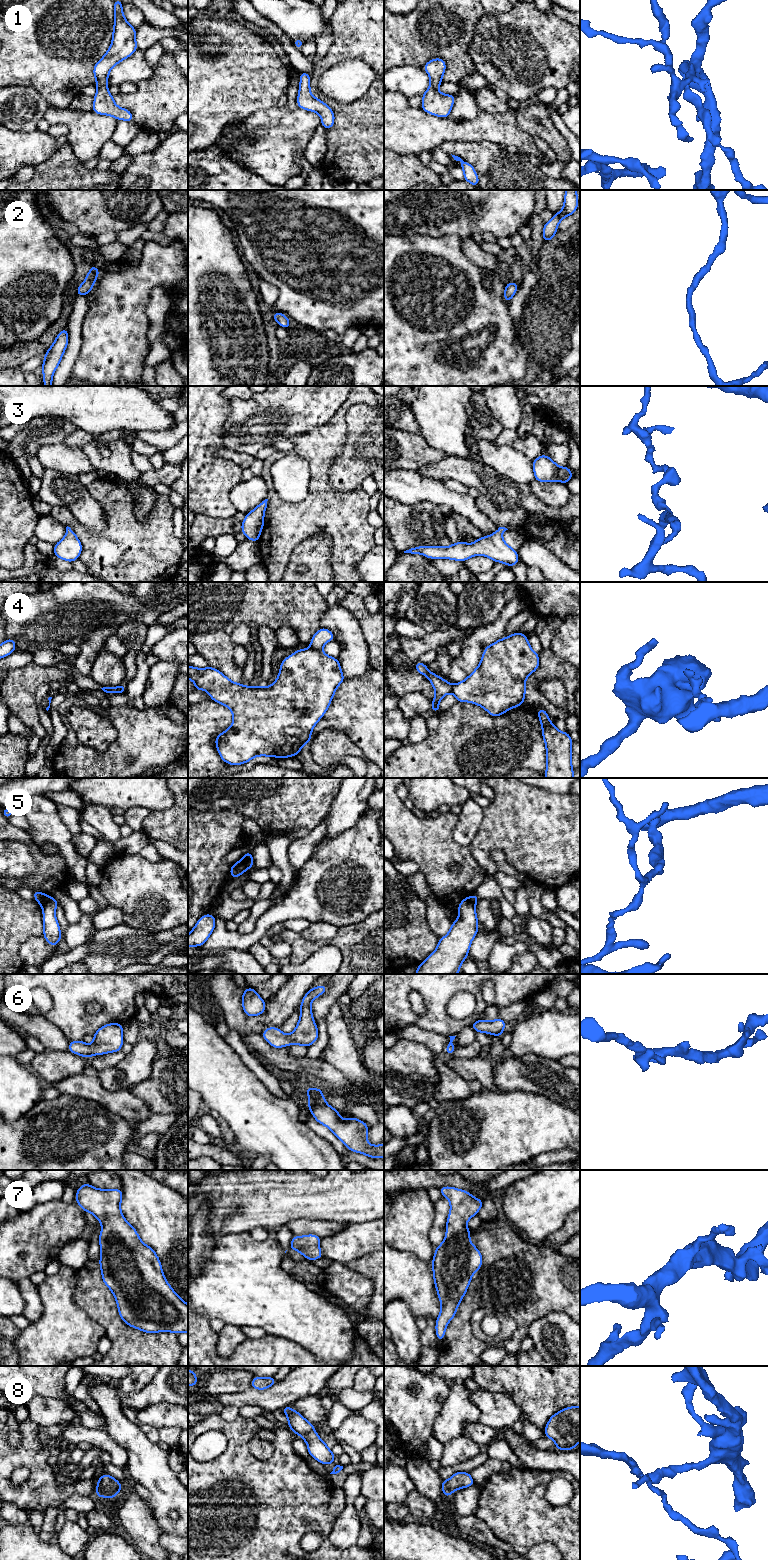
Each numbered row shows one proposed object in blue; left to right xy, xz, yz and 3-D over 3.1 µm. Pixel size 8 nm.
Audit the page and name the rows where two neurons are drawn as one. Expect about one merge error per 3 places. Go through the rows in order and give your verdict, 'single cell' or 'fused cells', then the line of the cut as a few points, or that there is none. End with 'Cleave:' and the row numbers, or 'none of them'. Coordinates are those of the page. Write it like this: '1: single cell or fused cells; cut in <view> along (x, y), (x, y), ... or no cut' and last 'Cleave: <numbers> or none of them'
1: single cell; no cut
2: single cell; no cut
3: single cell; no cut
4: fused cells; cut in xz along (310, 648), (321, 651)
5: fused cells; cut in xy along (50, 897), (41, 905)
6: single cell; no cut
7: single cell; no cut
8: single cell; no cut
Cleave: 4, 5

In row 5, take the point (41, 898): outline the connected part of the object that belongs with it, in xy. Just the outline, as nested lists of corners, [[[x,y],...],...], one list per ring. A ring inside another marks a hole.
[[[34,890],[33,894],[34,894],[35,901],[37,901],[40,905],[43,905],[51,898],[50,895],[43,894],[38,890]]]

